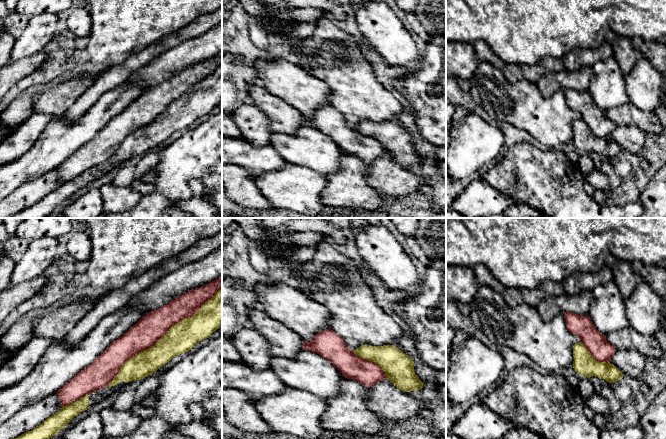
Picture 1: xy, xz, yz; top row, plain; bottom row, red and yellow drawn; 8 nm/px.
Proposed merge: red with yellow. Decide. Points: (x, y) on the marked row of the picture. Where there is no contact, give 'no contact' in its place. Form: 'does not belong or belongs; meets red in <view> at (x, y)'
does not belong; meets red in xy at (161, 336)

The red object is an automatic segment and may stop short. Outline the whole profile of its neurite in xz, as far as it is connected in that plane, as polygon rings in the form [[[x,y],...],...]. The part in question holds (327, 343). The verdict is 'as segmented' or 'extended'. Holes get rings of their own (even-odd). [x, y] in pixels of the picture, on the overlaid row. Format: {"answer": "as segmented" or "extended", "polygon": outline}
{"answer": "as segmented", "polygon": [[[331,329],[318,332],[312,341],[304,340],[303,350],[318,353],[329,360],[345,378],[356,380],[367,388],[386,378],[381,367],[355,355],[343,338]]]}

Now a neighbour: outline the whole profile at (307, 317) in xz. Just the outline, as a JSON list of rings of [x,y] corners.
[[[262,277],[252,289],[270,318],[291,328],[304,340],[313,341],[318,332],[330,329],[328,309],[294,287]]]

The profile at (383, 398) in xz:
[[[387,378],[368,388],[367,407],[388,422],[403,421],[418,417],[423,410],[429,409],[427,403],[413,397],[409,392],[400,390]]]

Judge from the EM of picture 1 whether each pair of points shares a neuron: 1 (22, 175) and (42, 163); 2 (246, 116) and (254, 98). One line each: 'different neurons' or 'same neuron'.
1: same neuron
2: different neurons

